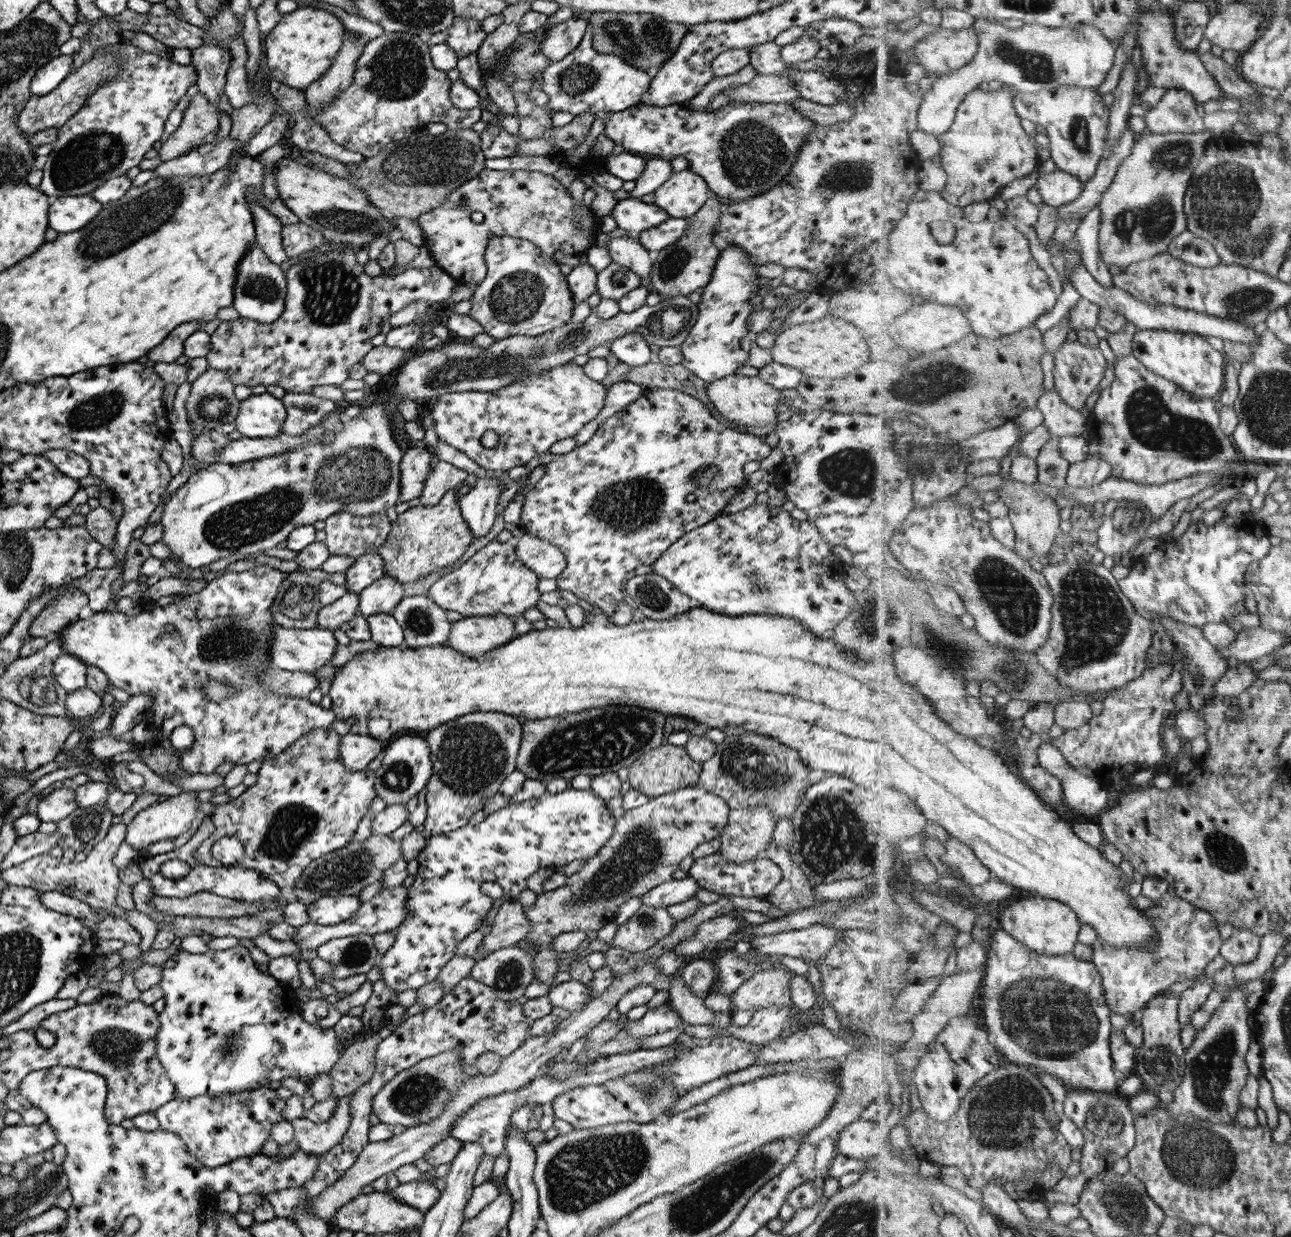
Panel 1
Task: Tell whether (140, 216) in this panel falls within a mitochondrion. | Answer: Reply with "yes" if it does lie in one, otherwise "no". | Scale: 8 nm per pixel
yes

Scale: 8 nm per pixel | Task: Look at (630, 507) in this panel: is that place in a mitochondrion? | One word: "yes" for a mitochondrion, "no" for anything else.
yes

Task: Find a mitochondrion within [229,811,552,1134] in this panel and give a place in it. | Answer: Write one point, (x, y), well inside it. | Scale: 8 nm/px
(344, 870)

